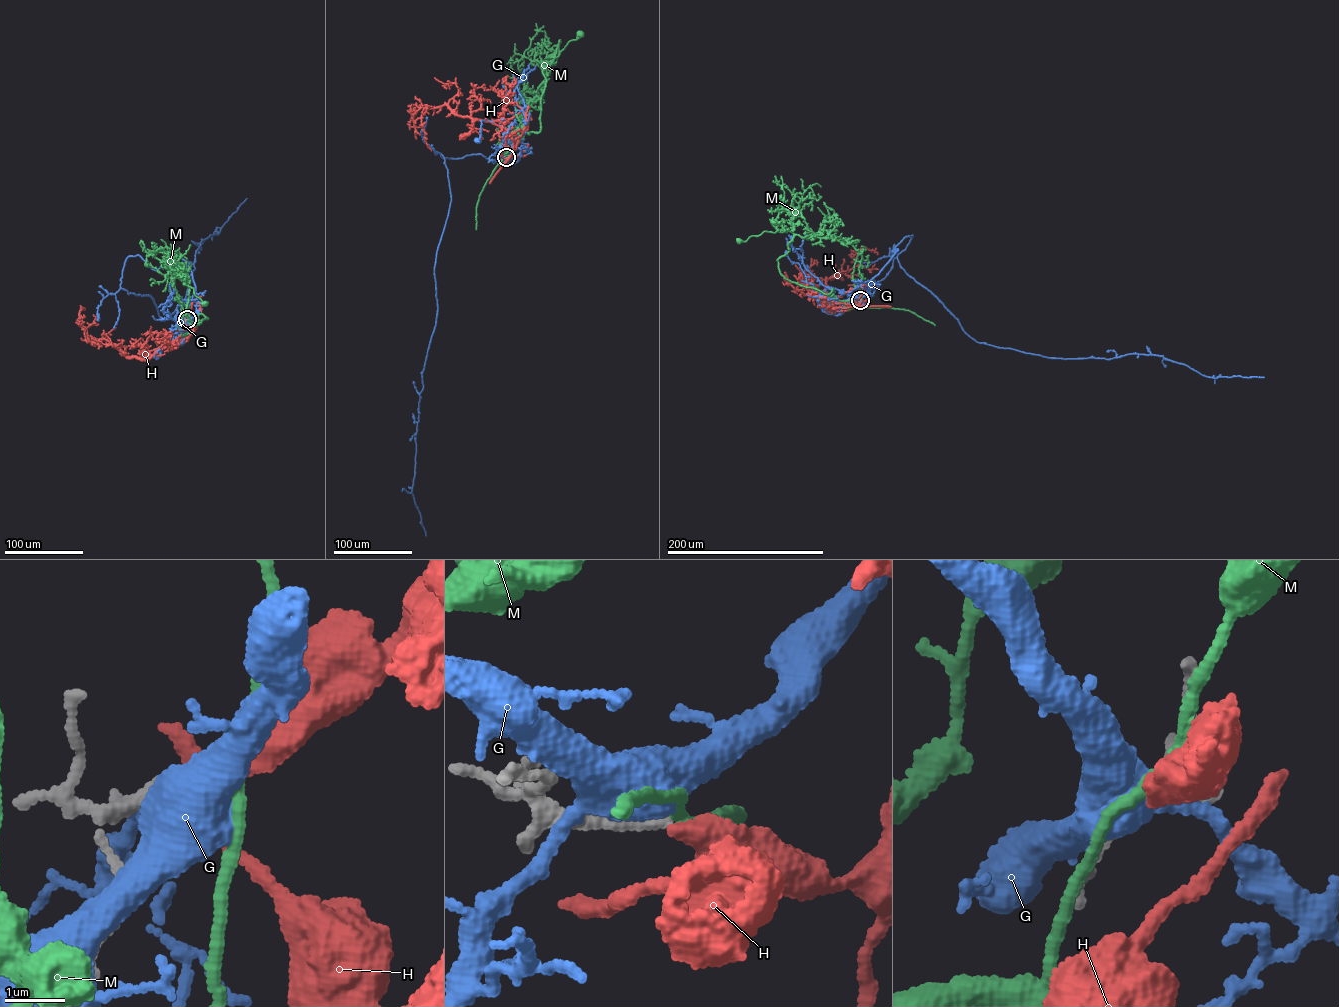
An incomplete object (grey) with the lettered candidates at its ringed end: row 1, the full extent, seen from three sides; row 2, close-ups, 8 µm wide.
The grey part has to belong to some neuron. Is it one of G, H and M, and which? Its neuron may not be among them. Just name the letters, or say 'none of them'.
none of them

